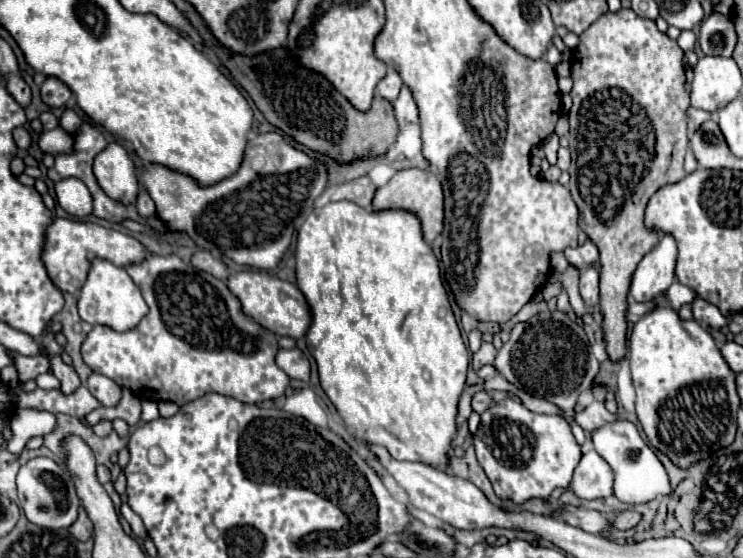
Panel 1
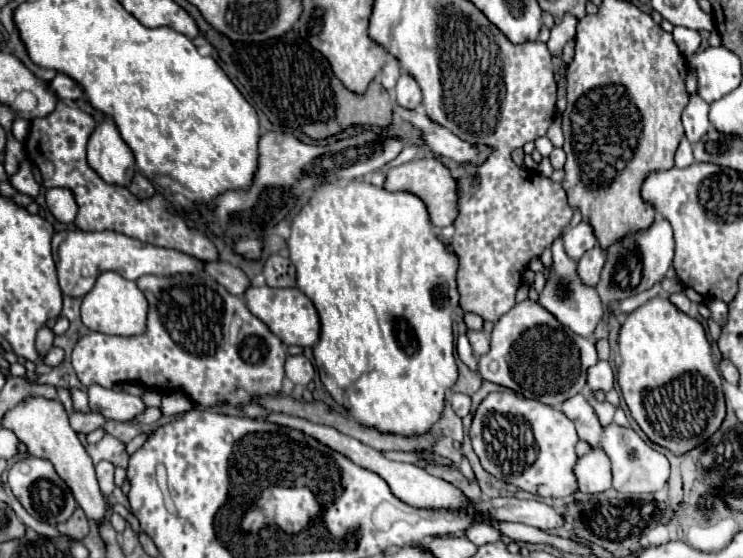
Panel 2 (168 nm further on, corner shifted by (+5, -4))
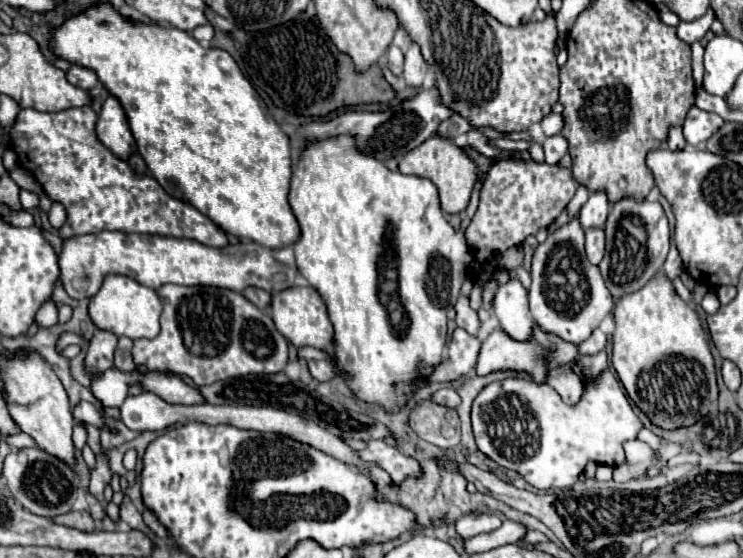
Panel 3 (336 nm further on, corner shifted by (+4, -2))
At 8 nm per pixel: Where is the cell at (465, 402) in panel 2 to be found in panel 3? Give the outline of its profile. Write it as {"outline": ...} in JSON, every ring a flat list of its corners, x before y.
{"outline":[[442,388,442,390,438,390,434,394,434,402,442,404,446,408,458,408,462,400,460,400,460,396,458,396,458,392,454,388]]}

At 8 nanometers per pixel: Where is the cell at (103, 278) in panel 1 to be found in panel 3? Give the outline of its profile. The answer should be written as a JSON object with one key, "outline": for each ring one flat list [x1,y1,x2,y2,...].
{"outline":[[108,274,102,282,102,288,98,290,96,296,90,298,88,304,88,314,100,330,108,330,116,336,128,336,132,340,154,338,160,332,158,324,160,312,162,312,162,302,156,290,122,274]]}

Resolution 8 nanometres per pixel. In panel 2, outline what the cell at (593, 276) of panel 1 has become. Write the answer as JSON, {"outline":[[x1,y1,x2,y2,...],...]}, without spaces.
{"outline":[[597,244,593,250,587,250,579,260,579,276,587,286,595,286,599,282,599,274,605,264,605,250]]}

